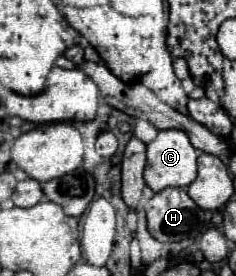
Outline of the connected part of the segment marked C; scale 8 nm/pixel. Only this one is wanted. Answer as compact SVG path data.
M167 129L147 145L145 183L153 191L165 187L187 187L197 175L197 149L189 143L185 131Z

